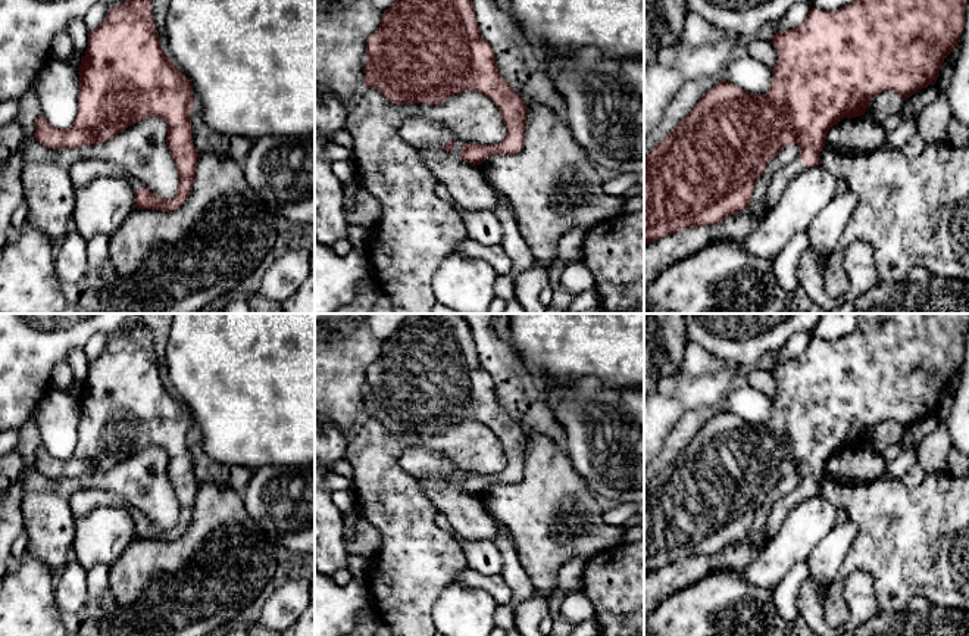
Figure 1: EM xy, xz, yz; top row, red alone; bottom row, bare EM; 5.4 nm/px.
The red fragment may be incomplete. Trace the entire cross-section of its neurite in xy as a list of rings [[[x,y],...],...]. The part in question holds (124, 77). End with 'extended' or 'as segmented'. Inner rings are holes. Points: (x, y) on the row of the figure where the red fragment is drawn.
[[[125,0],[109,9],[101,24],[88,31],[88,46],[81,57],[78,115],[66,130],[57,130],[40,115],[35,121],[34,138],[50,149],[75,149],[104,143],[132,124],[159,116],[168,124],[166,146],[178,171],[178,190],[172,199],[162,199],[151,193],[144,183],[131,178],[128,172],[106,160],[81,159],[71,168],[71,181],[75,188],[87,186],[100,177],[122,178],[134,188],[135,208],[172,212],[188,199],[196,180],[199,153],[193,144],[190,110],[194,105],[191,82],[172,60],[165,56],[157,37],[157,26],[150,0]]] | extended

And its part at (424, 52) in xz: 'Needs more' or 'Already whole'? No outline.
Needs more

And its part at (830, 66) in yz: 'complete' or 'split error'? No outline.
split error

